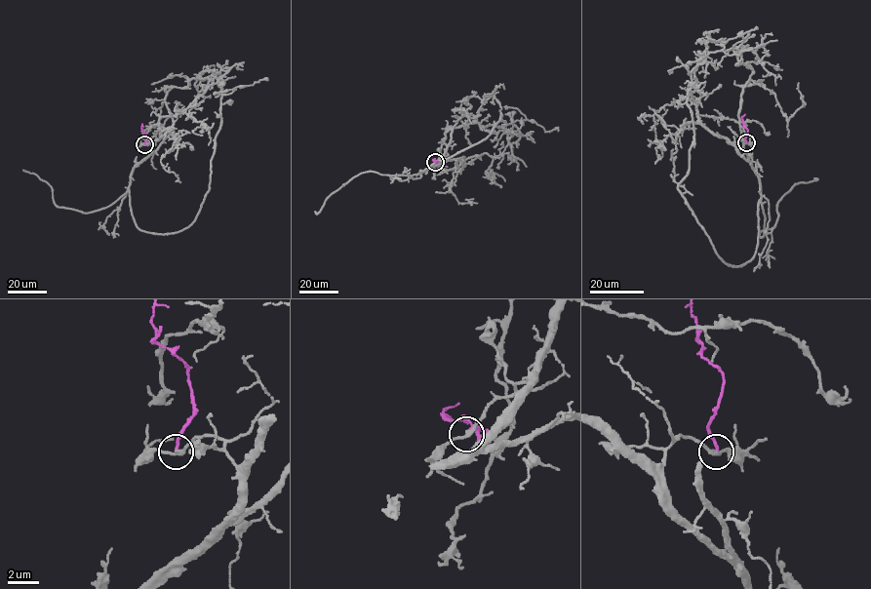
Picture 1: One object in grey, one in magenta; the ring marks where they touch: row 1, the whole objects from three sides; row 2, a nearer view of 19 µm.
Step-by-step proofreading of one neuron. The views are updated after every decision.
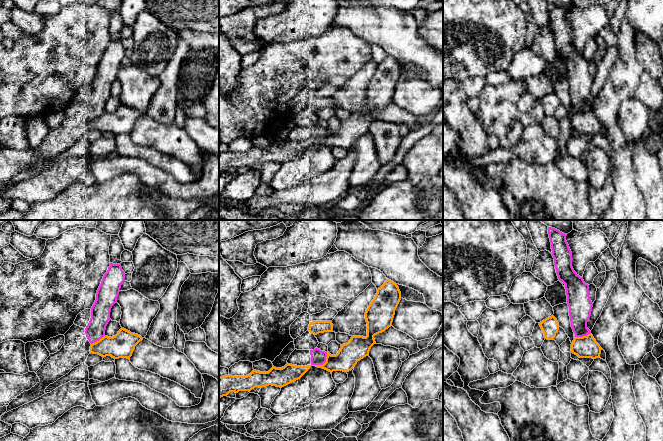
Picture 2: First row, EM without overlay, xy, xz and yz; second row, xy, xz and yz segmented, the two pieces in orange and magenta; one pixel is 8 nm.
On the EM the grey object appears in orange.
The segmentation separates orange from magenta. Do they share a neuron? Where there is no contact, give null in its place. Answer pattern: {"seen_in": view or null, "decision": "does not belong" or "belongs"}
{"seen_in": "xz", "decision": "does not belong"}

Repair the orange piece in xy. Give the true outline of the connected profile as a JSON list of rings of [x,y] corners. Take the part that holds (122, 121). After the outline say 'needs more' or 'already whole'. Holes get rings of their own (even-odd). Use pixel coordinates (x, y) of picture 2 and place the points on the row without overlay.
[[[121,104],[115,112],[104,112],[99,117],[91,120],[90,130],[98,130],[103,134],[111,132],[114,135],[130,135],[135,122],[142,116],[143,114],[140,111]]] | already whole

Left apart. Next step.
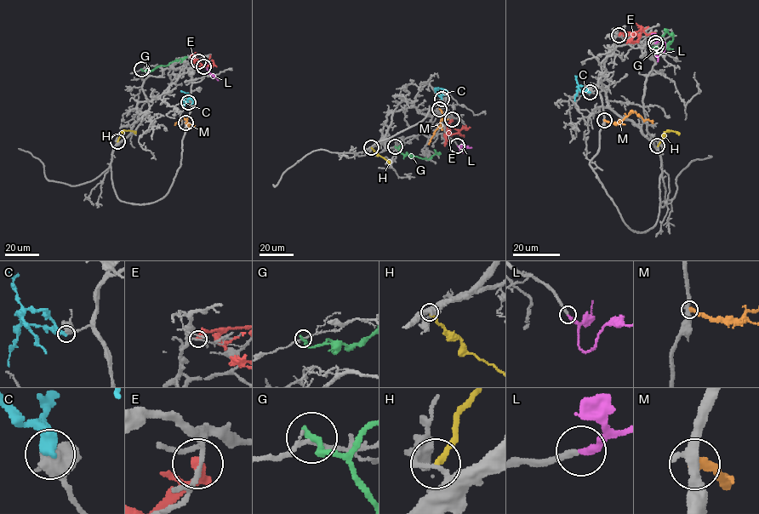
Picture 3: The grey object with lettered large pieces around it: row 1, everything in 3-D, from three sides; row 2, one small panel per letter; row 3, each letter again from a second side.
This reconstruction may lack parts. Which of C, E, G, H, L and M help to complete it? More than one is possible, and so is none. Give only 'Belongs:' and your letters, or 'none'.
Belongs: L

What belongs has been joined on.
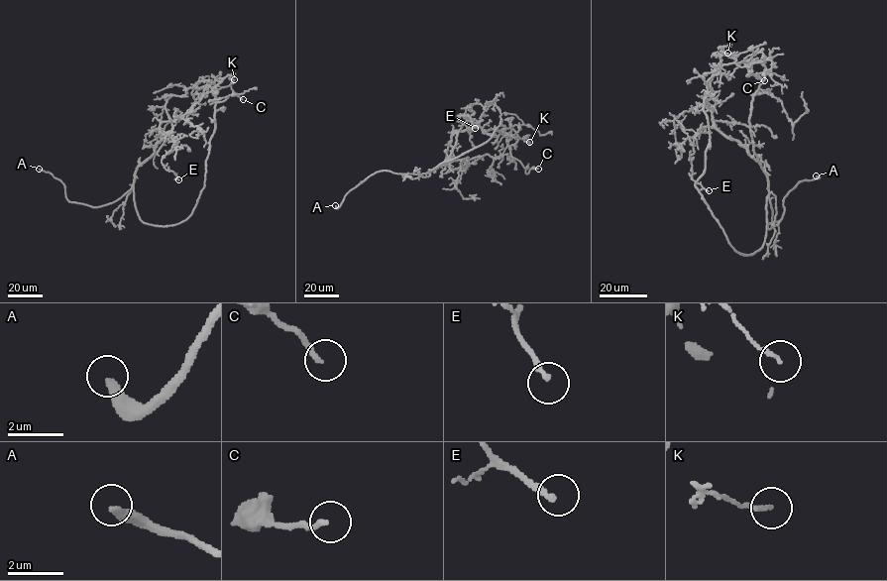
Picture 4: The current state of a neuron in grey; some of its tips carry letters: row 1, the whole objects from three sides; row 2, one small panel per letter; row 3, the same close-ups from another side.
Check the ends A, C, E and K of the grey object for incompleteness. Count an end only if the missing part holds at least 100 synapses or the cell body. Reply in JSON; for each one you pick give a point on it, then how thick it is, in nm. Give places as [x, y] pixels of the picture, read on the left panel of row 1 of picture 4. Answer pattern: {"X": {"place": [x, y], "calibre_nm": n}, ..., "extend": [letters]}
{"A": {"place": [39, 169], "calibre_nm": 280}, "extend": ["A"]}

